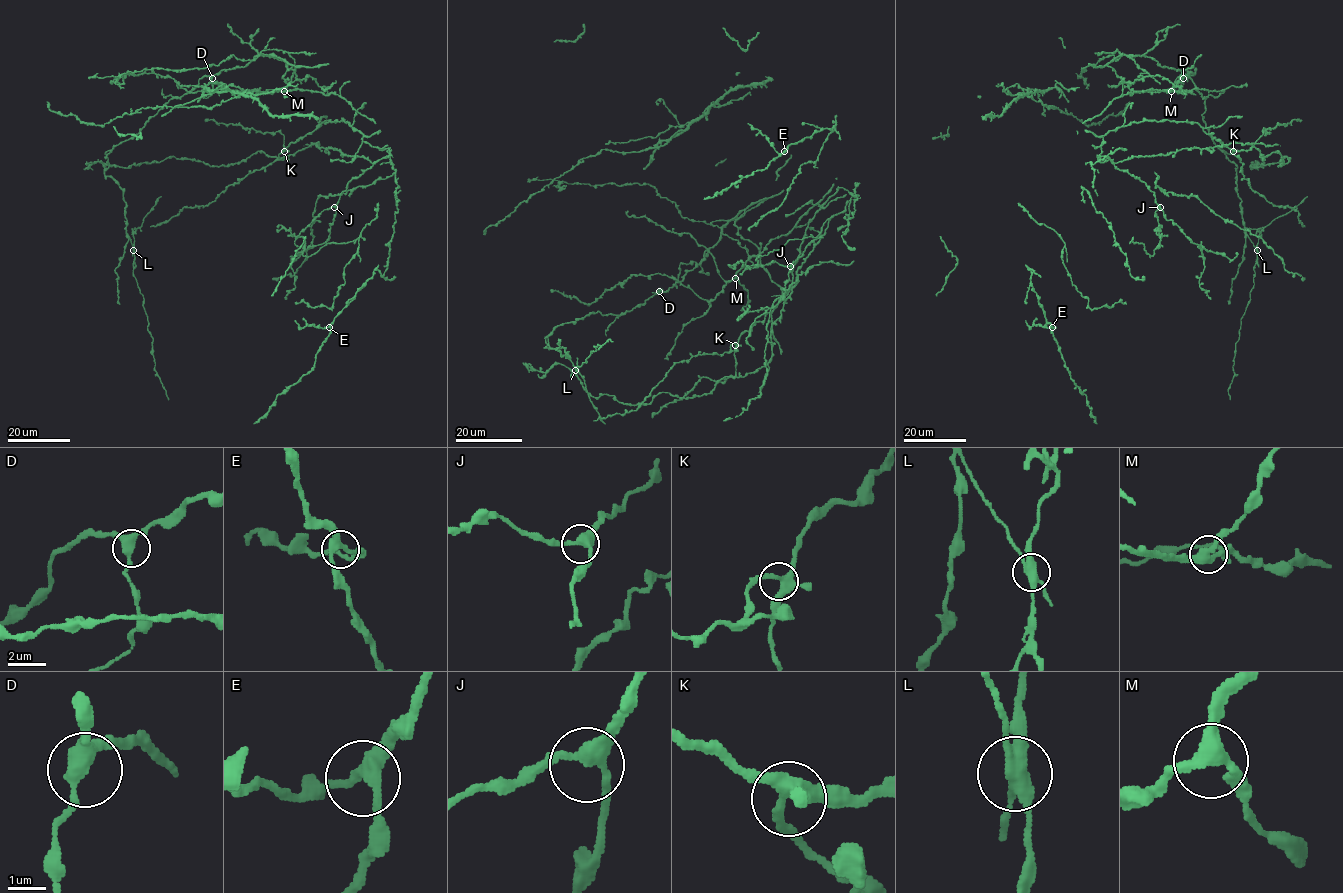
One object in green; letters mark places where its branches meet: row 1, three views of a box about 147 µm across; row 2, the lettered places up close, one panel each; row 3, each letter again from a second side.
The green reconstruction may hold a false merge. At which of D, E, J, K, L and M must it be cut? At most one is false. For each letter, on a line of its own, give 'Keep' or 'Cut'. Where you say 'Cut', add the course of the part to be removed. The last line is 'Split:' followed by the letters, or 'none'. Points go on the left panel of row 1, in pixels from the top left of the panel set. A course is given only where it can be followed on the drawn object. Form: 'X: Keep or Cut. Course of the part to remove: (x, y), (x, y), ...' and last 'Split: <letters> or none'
D: Keep
E: Keep
J: Keep
K: Keep
L: Cut. Course of the part to remove: (133, 250), (133, 275), (147, 316), (154, 370), (169, 399)
M: Keep
Split: L

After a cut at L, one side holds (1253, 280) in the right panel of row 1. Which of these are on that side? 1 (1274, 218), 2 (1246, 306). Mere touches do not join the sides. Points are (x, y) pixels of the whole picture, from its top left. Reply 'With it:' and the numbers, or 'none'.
With it: 1, 2

